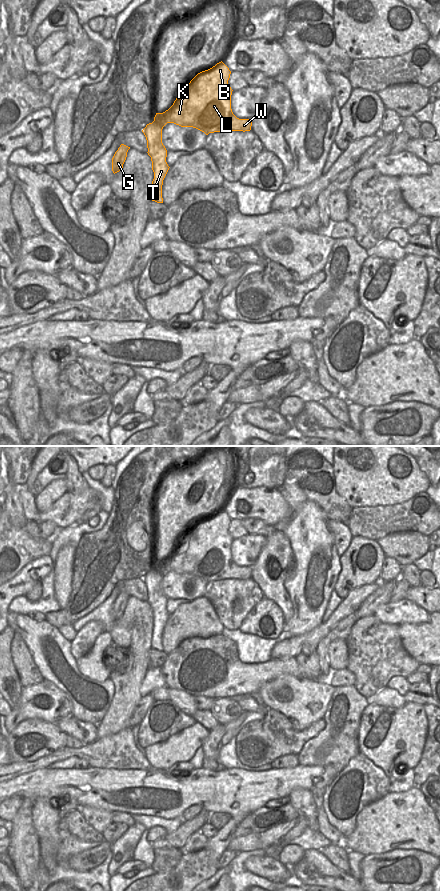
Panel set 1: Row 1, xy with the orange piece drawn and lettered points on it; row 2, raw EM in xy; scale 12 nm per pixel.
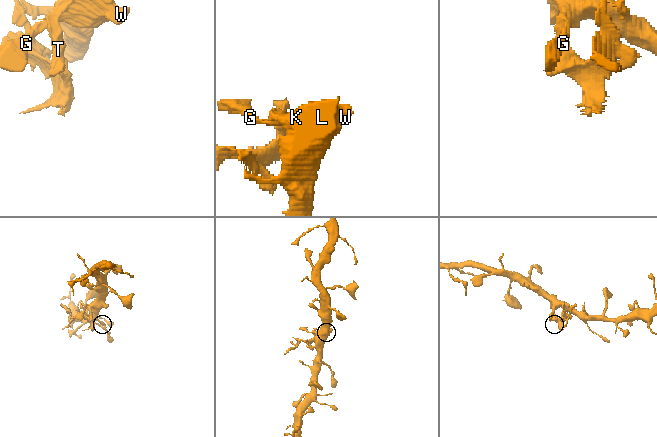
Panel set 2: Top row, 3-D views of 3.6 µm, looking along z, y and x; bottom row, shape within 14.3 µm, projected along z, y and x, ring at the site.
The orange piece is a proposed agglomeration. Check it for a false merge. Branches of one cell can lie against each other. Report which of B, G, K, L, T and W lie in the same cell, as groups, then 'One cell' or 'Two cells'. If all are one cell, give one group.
Groups: B G K L W / T. Two cells.

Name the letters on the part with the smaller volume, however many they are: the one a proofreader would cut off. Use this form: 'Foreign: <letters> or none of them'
Foreign: T.

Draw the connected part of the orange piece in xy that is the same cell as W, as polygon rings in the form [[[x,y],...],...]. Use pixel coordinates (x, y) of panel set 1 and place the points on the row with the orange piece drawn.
[[[221,61],[212,68],[198,73],[178,94],[173,105],[163,113],[156,113],[154,121],[142,130],[147,140],[148,155],[165,148],[162,143],[162,129],[167,123],[181,127],[193,127],[206,135],[224,131],[250,131],[252,119],[239,119],[231,109],[232,89],[228,84],[231,71]]]

